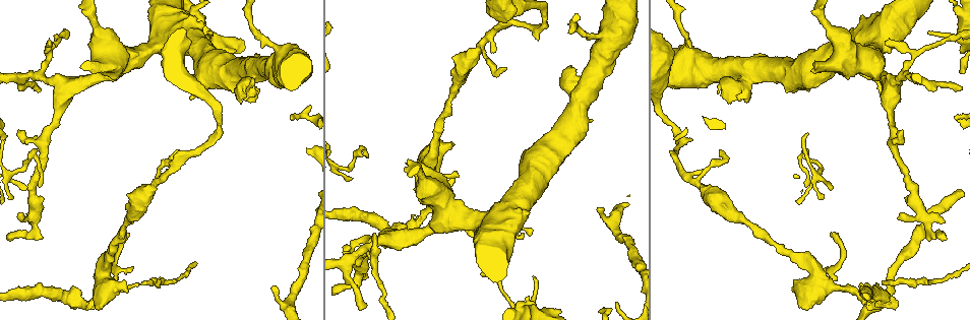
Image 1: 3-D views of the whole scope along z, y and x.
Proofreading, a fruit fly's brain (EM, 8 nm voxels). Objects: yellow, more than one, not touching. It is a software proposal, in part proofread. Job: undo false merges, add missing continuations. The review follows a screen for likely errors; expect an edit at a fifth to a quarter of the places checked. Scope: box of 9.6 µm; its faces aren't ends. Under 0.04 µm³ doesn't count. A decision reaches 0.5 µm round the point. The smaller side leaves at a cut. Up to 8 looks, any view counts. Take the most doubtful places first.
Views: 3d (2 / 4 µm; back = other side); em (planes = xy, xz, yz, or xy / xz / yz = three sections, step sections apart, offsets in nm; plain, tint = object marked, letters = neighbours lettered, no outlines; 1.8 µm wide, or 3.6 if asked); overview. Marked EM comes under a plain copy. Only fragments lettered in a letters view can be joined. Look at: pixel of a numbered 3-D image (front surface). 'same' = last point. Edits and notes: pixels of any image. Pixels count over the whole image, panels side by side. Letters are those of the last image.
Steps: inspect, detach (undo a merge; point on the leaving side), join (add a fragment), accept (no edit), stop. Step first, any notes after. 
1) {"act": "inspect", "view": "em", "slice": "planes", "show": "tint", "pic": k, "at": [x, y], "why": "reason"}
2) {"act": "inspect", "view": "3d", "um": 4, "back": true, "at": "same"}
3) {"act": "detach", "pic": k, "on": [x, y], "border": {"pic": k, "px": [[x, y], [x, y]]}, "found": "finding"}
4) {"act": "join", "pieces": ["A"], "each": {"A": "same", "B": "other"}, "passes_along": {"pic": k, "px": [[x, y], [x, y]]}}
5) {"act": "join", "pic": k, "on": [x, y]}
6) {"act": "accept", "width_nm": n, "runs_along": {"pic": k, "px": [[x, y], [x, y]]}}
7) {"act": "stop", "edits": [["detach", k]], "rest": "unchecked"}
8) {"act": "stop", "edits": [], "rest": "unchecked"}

{"act": "inspect", "view": "em", "um": 3.6, "slice": "xz", "step": 8, "show": "tint", "pic": 1, "at": [928, 31], "why": "thin end"}

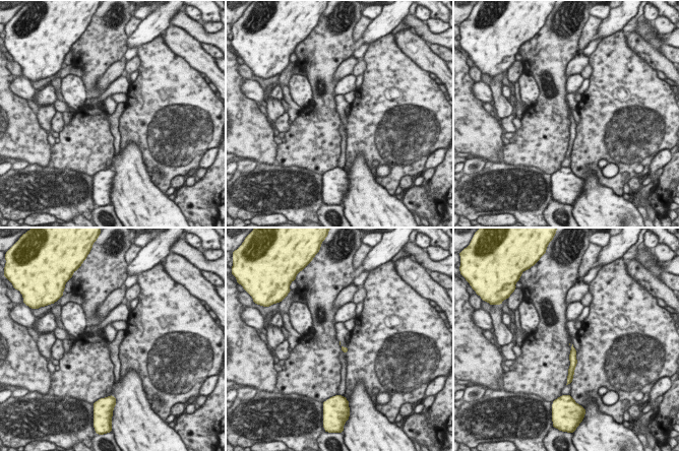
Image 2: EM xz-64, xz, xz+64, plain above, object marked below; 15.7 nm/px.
{"act": "inspect", "view": "em", "um": 3.6, "slice": "planes", "show": "letters", "at": "same"}

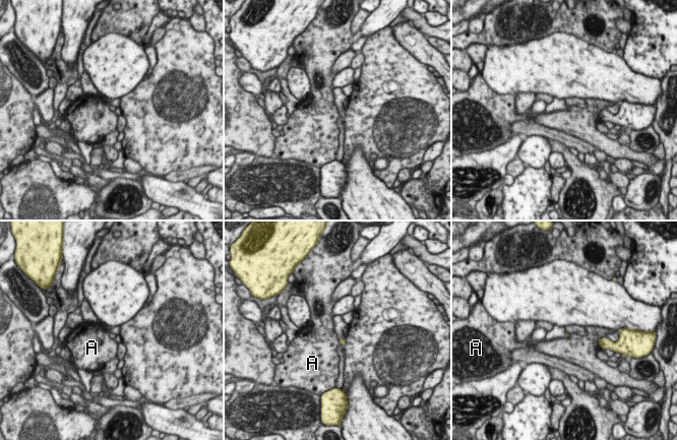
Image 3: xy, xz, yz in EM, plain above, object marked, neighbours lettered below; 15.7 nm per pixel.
{"act": "accept", "each": {"A": "other"}, "border": {"pic": 3, "px": [[336, 334], [337, 340], [341, 343]]}, "found": "no lettered fragment goes on from it"}

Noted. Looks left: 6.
{"act": "inspect", "view": "em", "um": 3.6, "slice": "planes", "show": "tint", "pic": 1, "at": [429, 166]}

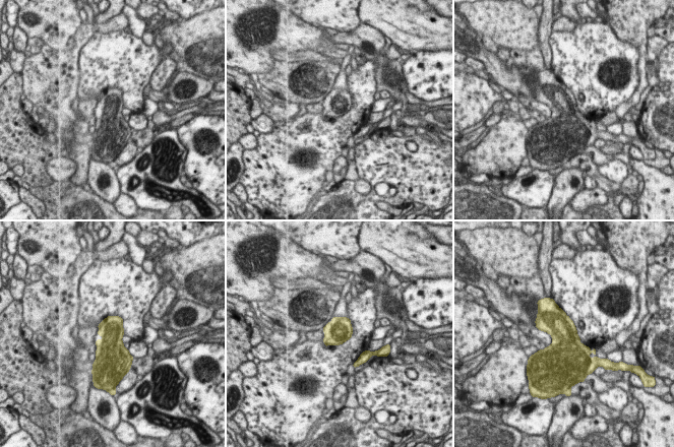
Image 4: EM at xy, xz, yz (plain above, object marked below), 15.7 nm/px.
{"act": "inspect", "view": "em", "um": 3.6, "slice": "planes", "show": "letters", "at": "same"}

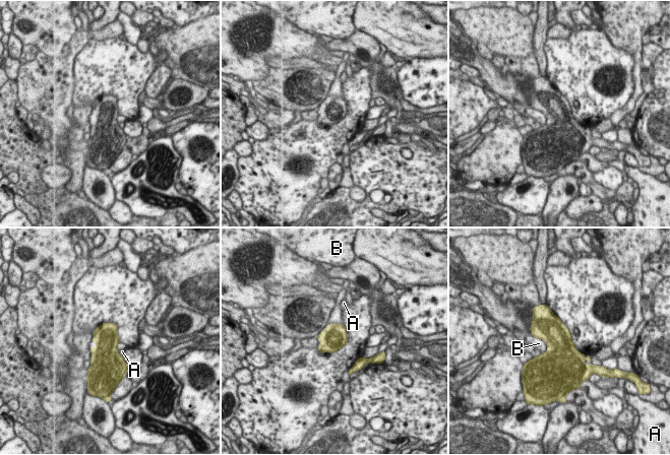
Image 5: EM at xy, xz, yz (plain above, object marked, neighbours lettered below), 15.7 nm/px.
{"act": "accept", "width_nm": 400, "longest_contact_nm": ["B", 380], "each": {"A": "other", "B": "other"}, "found": "all the same neuron"}

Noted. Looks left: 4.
{"act": "inspect", "view": "em", "slice": "planes", "show": "letters", "pic": 1, "at": [271, 288], "why": "an open end"}

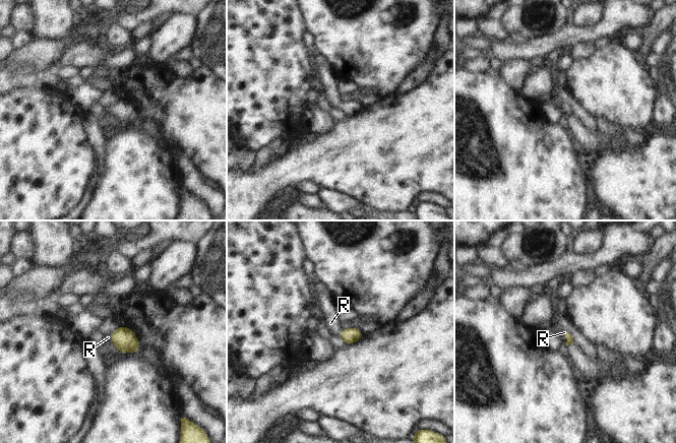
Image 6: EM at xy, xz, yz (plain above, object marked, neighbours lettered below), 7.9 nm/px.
{"act": "join", "pieces": ["R"], "each": {"R": "same"}, "passes_along": {"pic": 6, "px": [[124, 339], [112, 338], [108, 337]]}, "found": "the neuron continues"}

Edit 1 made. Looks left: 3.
{"act": "stop", "edits": [["join", 6]], "rest": "unchecked"}

